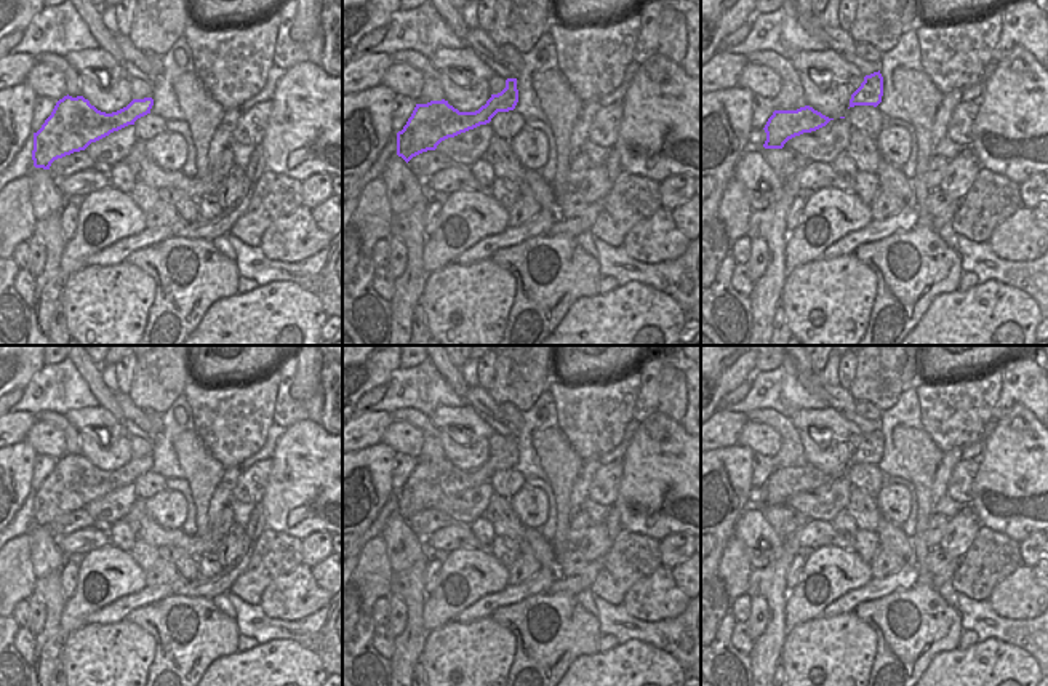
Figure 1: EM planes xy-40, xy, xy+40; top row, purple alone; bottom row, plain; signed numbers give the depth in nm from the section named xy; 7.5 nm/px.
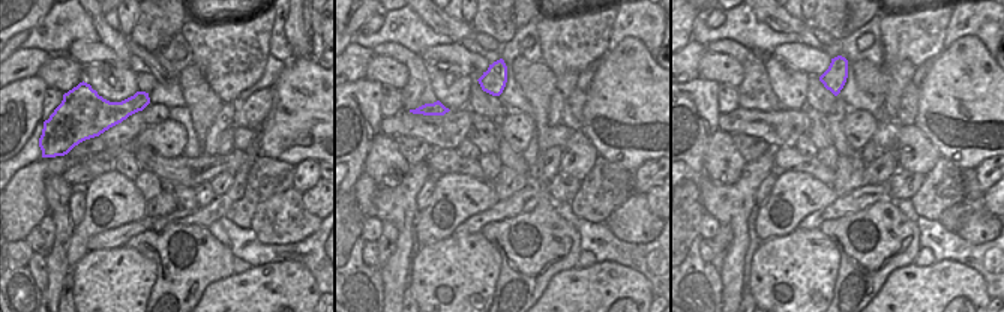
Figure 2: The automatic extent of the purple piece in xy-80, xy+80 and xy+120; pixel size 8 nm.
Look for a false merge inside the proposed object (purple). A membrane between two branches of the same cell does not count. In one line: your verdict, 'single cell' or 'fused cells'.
fused cells

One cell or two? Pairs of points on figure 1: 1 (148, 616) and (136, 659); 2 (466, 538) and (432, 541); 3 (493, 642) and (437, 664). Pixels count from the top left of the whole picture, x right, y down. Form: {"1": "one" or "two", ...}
{"1": "two", "2": "one", "3": "one"}

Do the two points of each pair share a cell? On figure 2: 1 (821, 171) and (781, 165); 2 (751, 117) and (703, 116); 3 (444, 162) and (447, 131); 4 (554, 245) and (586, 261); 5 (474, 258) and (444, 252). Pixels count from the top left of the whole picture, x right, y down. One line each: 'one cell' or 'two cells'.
1: one cell
2: two cells
3: two cells
4: two cells
5: one cell

